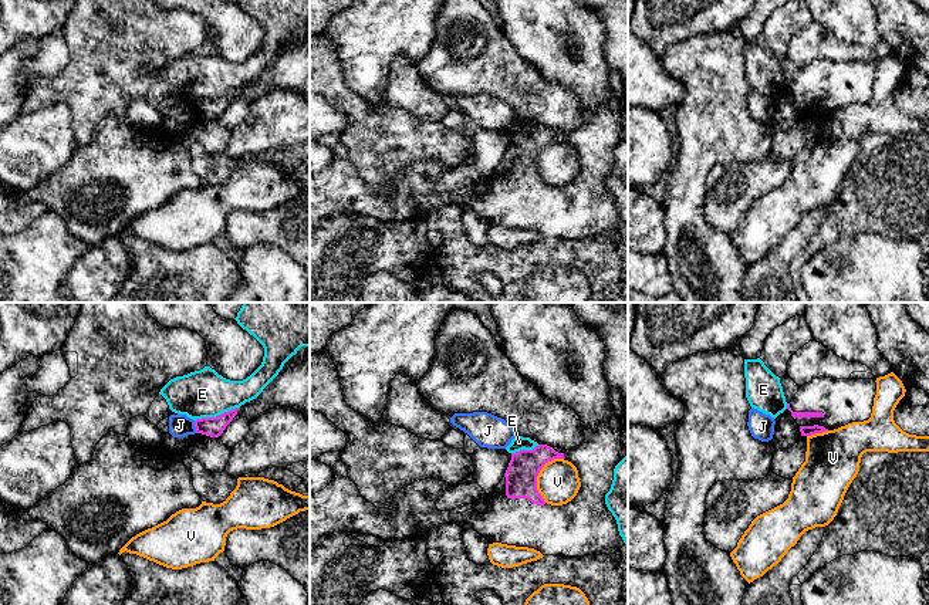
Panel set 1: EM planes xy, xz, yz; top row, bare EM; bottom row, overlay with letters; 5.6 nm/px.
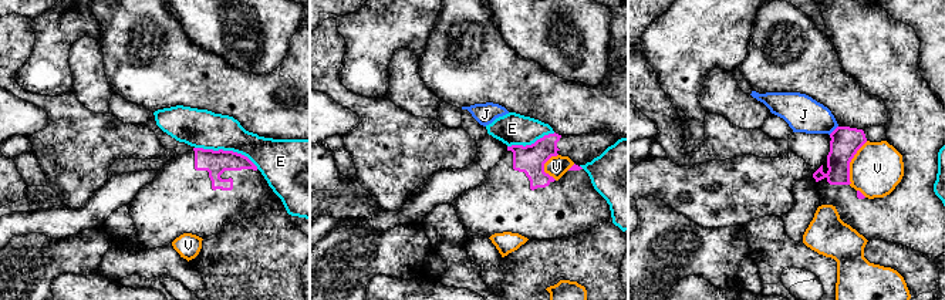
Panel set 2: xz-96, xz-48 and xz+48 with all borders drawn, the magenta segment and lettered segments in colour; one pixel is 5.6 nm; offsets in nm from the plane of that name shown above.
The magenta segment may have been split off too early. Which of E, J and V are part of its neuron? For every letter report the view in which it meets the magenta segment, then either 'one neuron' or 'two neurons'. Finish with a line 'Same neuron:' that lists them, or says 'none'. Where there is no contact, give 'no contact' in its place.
E: xy | two neurons
J: xy | two neurons
V: xz | two neurons
Same neuron: none

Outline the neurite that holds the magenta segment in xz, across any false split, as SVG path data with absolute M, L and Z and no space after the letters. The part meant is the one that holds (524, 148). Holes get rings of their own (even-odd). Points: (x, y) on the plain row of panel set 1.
M494 0L494 3L506 38L514 45L521 58L540 70L547 80L565 85L577 94L584 109L585 122L565 135L558 135L547 126L513 135L504 159L487 179L487 193L480 196L473 190L463 206L463 212L477 213L489 226L501 224L528 229L543 237L584 239L616 236L622 240L621 230L625 224L619 217L615 199L605 186L605 176L611 170L615 148L626 138L626 129L621 125L622 105L615 99L614 80L604 57L605 27L599 13L578 0ZM554 141L571 143L577 149L581 163L577 178L563 187L547 186L537 172L540 152Z

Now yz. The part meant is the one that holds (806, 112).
M820 58L800 68L787 91L800 108L801 118L811 118L868 102L875 77L874 61Z

